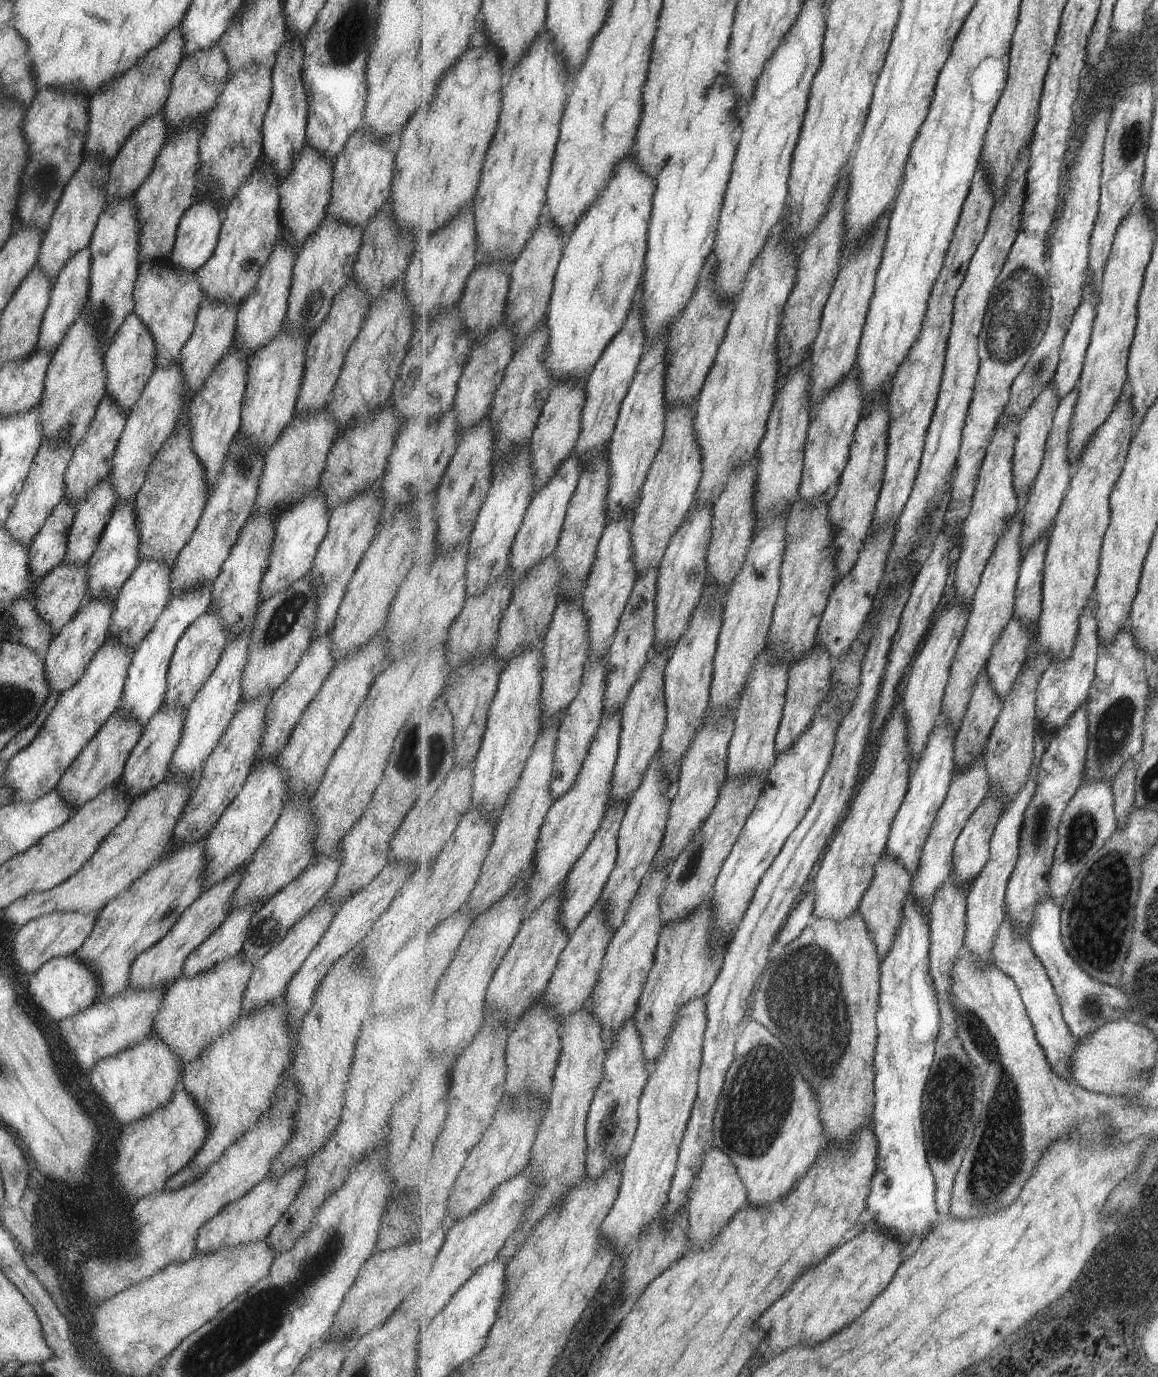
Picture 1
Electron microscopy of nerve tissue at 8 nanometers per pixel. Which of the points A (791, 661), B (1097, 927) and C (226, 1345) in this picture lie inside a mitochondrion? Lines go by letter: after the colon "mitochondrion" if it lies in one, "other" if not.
A: other
B: mitochondrion
C: mitochondrion

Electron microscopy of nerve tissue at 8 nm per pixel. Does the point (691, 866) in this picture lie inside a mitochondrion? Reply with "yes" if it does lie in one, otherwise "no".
yes

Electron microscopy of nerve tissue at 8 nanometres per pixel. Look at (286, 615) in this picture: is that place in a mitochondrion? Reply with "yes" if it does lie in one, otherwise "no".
yes

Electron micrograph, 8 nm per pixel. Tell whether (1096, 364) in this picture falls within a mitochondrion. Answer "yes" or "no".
no

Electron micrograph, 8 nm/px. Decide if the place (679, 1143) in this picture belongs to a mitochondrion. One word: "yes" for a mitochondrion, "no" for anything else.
no

